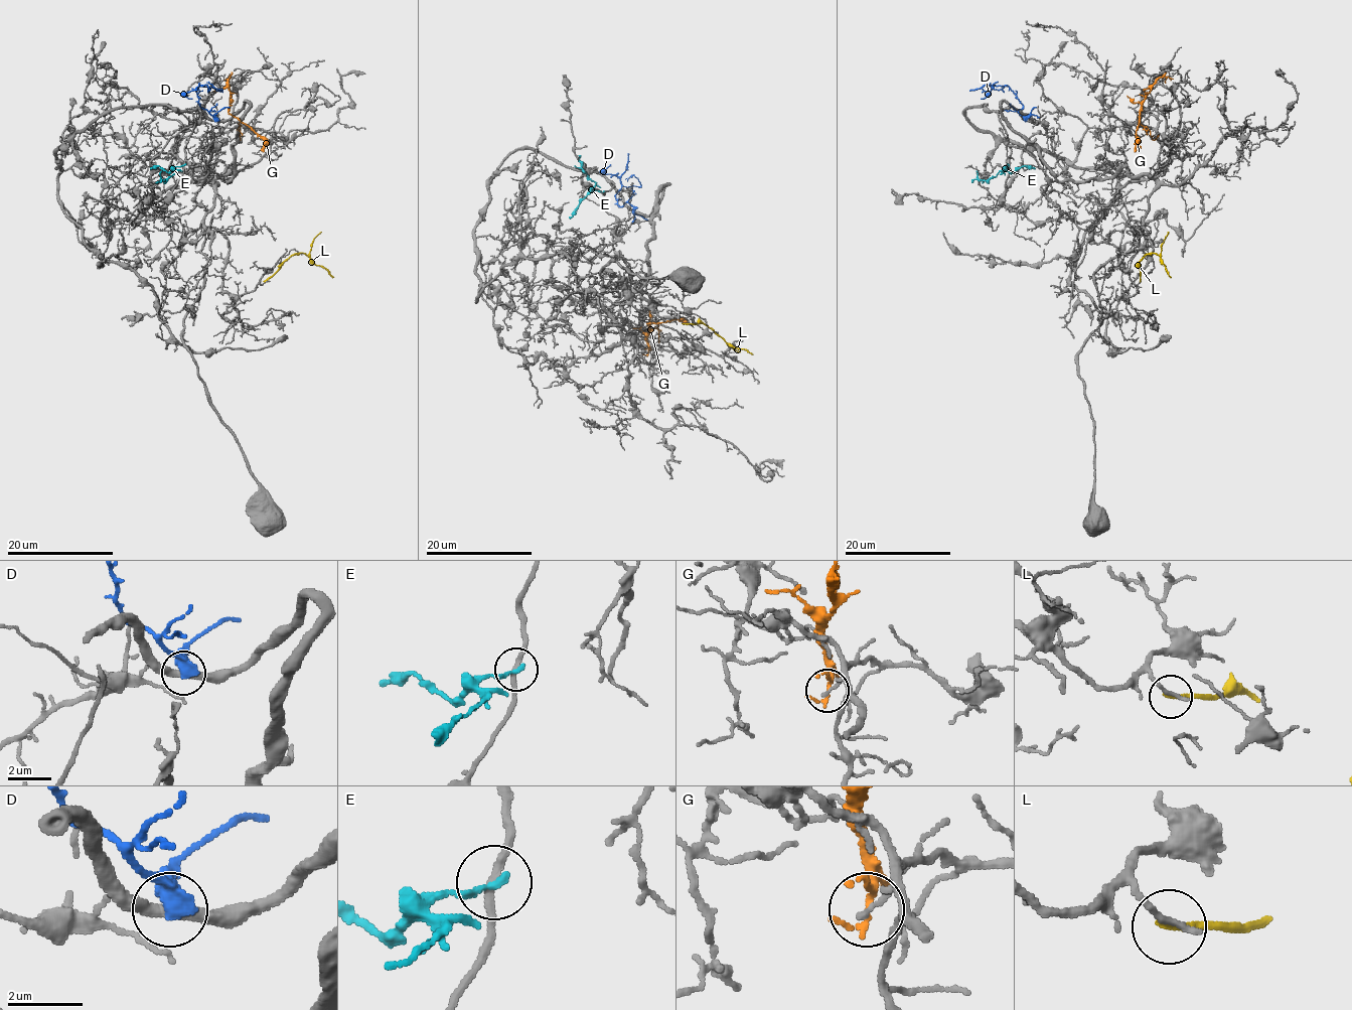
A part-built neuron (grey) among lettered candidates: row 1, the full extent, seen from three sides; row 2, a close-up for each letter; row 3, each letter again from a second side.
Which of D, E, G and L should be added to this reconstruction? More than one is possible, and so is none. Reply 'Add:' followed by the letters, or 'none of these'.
Add: none of these

